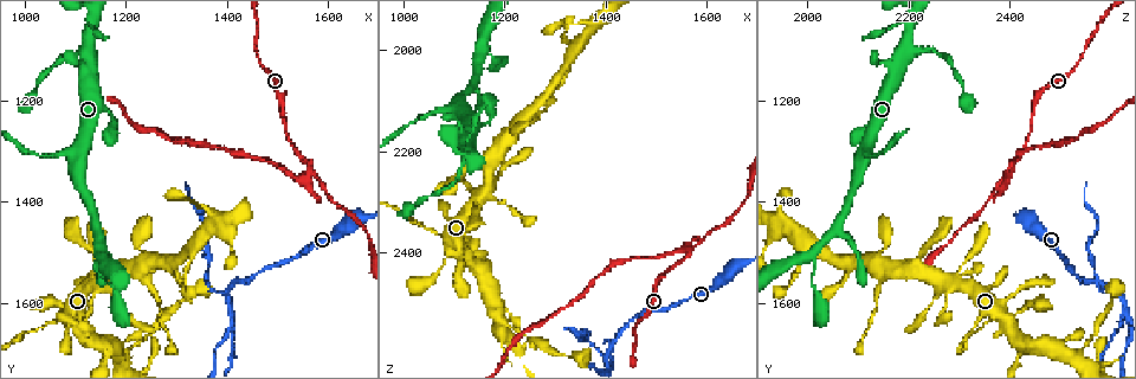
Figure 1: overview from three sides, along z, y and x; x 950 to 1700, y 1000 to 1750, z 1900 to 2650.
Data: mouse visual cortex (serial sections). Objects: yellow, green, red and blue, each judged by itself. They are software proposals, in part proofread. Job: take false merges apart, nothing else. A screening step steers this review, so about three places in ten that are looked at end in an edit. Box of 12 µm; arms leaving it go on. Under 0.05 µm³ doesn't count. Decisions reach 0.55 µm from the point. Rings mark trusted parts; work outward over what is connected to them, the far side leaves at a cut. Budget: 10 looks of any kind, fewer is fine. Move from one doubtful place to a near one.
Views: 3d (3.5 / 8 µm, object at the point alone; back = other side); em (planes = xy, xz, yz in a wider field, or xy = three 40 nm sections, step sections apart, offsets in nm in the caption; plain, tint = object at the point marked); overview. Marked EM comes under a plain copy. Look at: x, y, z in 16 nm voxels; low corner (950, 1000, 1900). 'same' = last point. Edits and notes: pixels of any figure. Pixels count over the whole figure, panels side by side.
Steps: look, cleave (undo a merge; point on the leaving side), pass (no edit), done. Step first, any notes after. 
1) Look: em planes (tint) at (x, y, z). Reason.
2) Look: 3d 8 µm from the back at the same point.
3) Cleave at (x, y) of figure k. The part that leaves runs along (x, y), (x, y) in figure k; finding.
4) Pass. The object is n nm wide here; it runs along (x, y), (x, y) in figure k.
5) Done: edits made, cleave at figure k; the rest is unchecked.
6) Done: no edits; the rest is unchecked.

Look: 3d 8 µm from the back at (1395, 1570, 2600). Three-way junction.

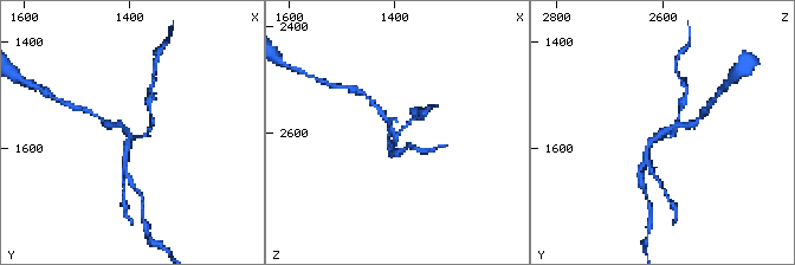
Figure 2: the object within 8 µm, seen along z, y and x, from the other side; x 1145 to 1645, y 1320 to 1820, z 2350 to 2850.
Look: 3d 3.5 µm at (1405, 1570, 2605). Closer look.

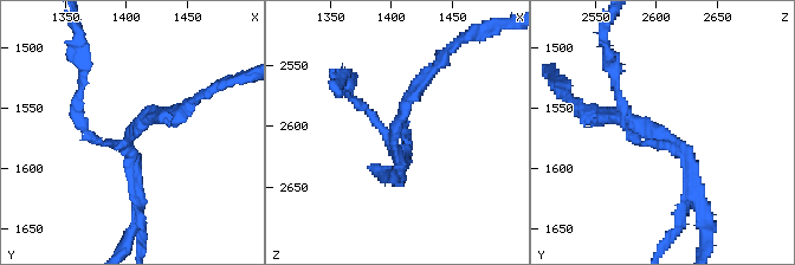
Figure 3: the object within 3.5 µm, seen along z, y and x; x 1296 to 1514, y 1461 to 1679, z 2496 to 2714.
Look: em xy step 1 (tint) at (1400, 1572, 2602). 3 arms meet here; the arms are 150, 200, 200 nm wide.

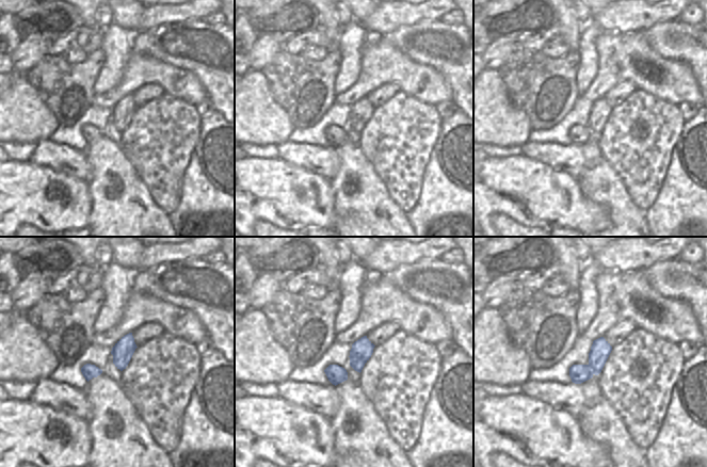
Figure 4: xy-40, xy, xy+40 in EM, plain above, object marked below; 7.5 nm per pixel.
Cleave at (634, 139) of figure 3. A border runs along (588, 365), (594, 373) in figure 4; a second cell is stuck on.

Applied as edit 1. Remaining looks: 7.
Look: 3d 8 µm from the back at (1235, 1670, 2560). Narrows sharply.

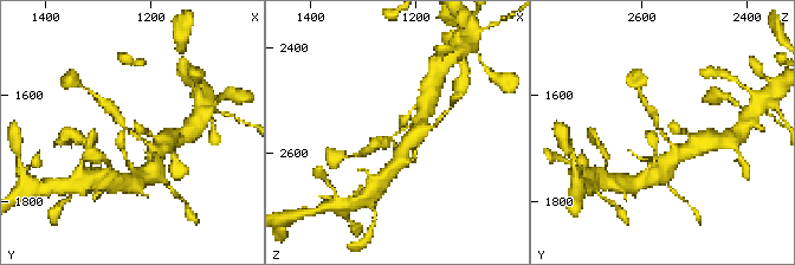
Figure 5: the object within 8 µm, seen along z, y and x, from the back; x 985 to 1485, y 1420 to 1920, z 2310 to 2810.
Look: 3d 3.5 µm at (1240, 1675, 2560).

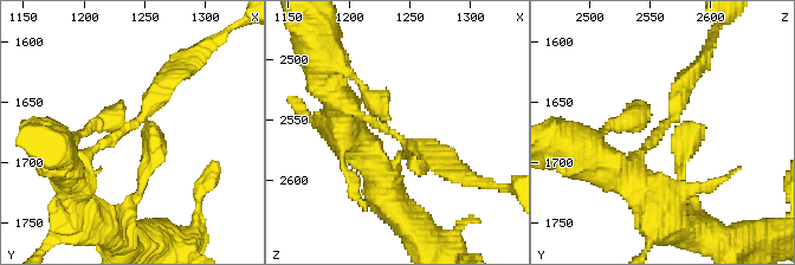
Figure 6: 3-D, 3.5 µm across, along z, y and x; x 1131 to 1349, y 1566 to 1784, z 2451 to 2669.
Pass. It runs along (70, 170), (131, 127), (175, 72) in figure 6; continuous, no second cell.

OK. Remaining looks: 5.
Look: 3d 8 µm at (1565, 1335, 2395). Arms part here.

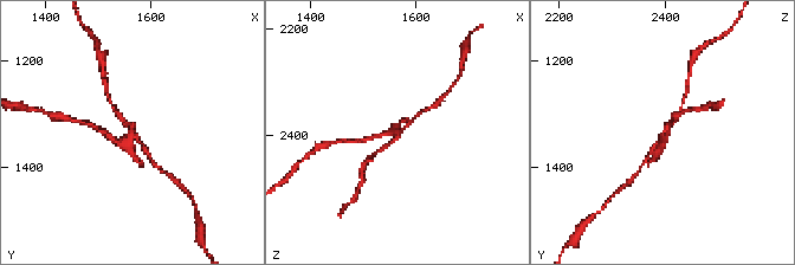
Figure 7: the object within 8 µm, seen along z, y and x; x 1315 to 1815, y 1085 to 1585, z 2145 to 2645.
Look: 3d 3.5 µm at (1565, 1335, 2400).

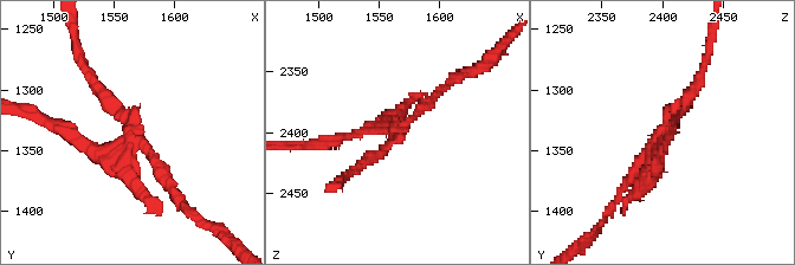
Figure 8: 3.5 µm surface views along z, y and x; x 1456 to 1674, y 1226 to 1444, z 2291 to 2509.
Look: em xy step 3 (tint) at (1564, 1338, 2398). Now the EM.

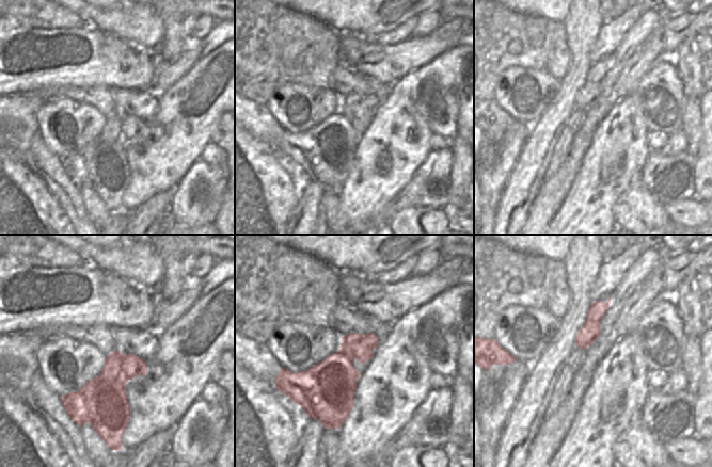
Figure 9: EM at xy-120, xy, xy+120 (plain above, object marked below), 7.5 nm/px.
Cleave at (655, 167) of figure 8. A border runs along (144, 361), (135, 370), (131, 377) in figure 9; two cells meet here.

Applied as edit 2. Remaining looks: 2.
Done: edits made, cleave at figure 3, cleave at figure 8; the rest is unchecked.

